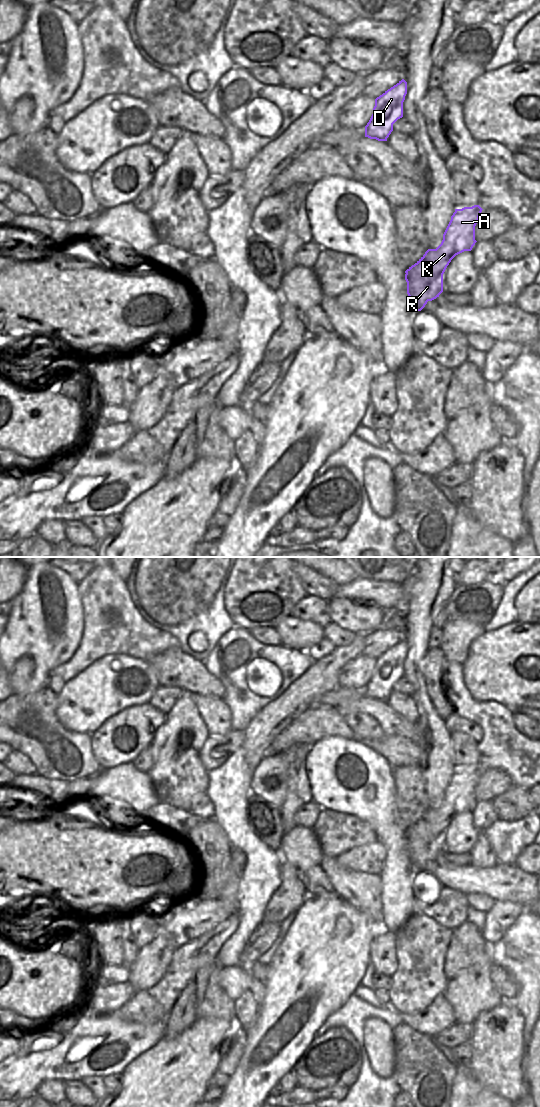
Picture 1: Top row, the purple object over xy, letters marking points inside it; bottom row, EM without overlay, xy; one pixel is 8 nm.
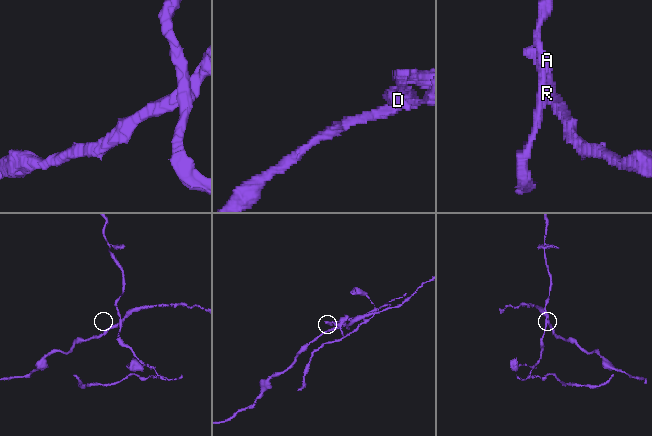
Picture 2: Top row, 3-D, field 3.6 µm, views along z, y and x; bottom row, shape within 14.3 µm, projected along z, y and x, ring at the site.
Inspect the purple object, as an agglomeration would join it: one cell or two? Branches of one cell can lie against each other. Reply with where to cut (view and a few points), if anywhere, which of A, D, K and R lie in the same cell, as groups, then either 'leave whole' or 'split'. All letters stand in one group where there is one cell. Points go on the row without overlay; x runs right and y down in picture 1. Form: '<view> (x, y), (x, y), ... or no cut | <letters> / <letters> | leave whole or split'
xy (405, 834), (408, 838), (410, 857), (417, 870) | A K R / D | split

